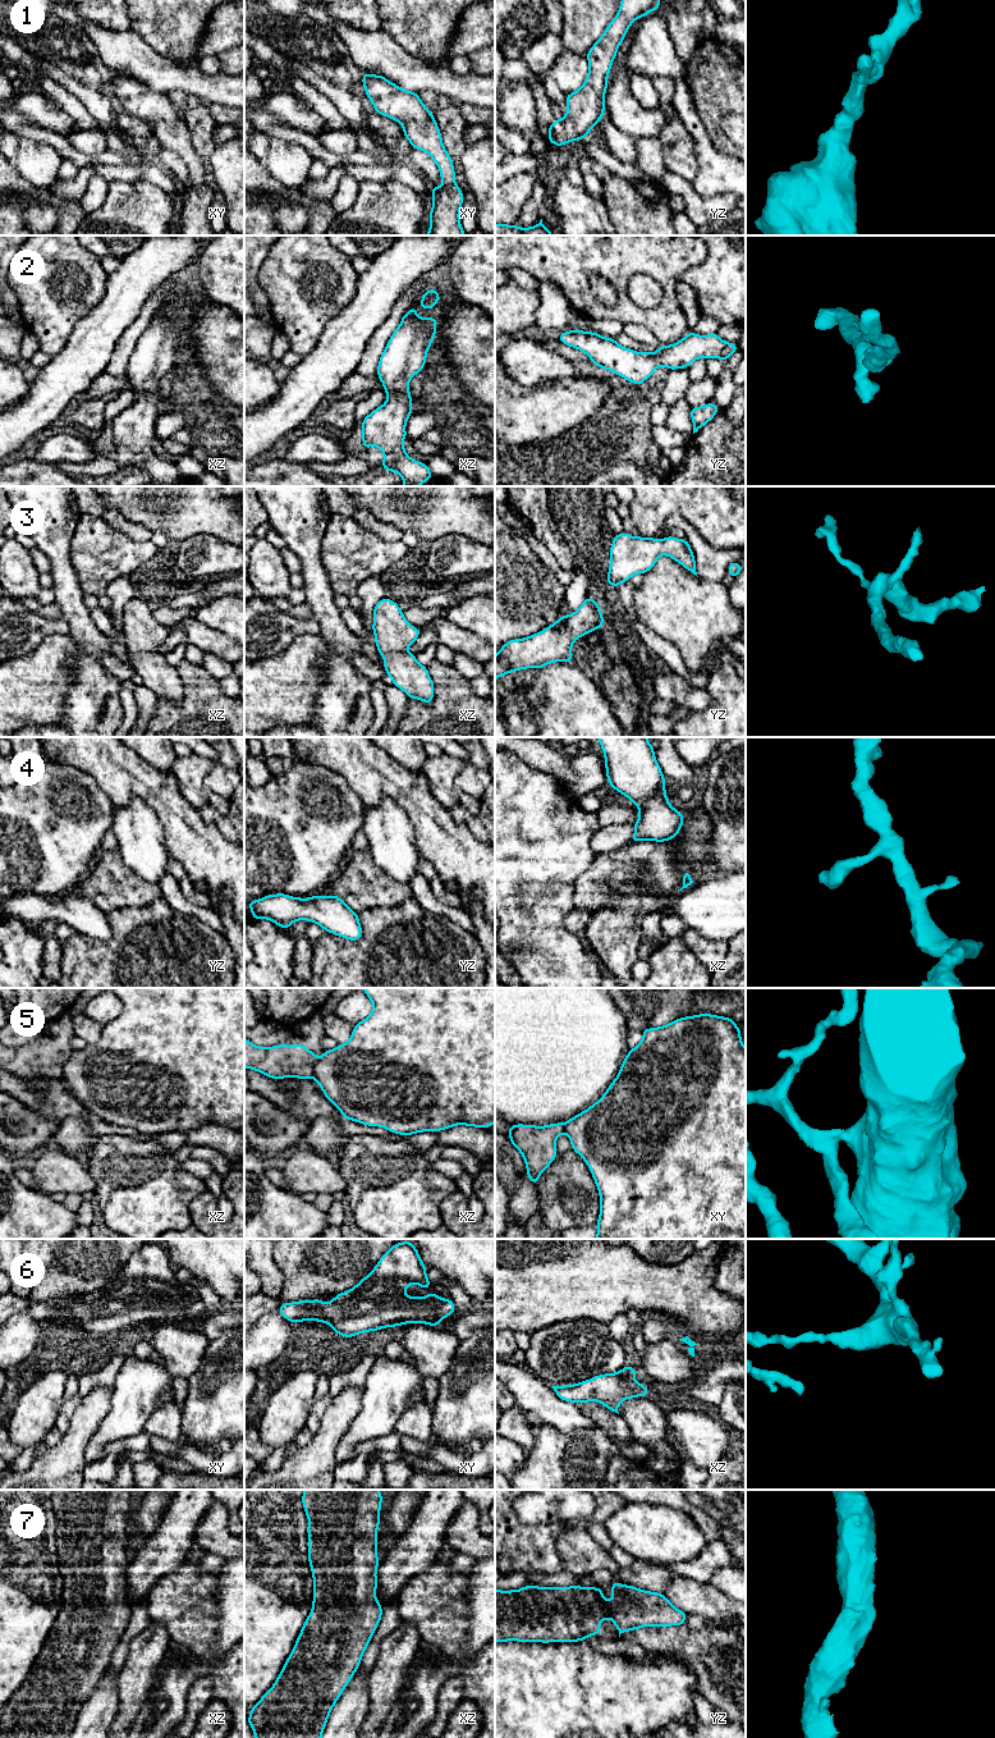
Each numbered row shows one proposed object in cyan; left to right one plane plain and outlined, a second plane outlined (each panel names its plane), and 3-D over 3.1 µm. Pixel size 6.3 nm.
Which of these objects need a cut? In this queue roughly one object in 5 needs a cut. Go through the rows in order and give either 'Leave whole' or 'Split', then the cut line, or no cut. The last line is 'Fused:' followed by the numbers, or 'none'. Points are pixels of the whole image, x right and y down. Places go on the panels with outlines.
1: Leave whole. No split
2: Leave whole. No split
3: Leave whole. No split
4: Leave whole. No split
5: Split. Split along xz (317, 1060), (311, 1074)
6: Leave whole. No split
7: Leave whole. No split
Fused: 5

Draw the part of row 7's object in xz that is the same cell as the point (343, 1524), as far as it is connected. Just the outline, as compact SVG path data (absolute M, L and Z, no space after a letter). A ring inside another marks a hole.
M304 1490L302 1503L308 1517L308 1563L313 1577L313 1607L274 1686L251 1709L247 1721L256 1738L321 1738L329 1715L359 1668L362 1655L382 1615L382 1606L375 1596L382 1494L379 1490Z

